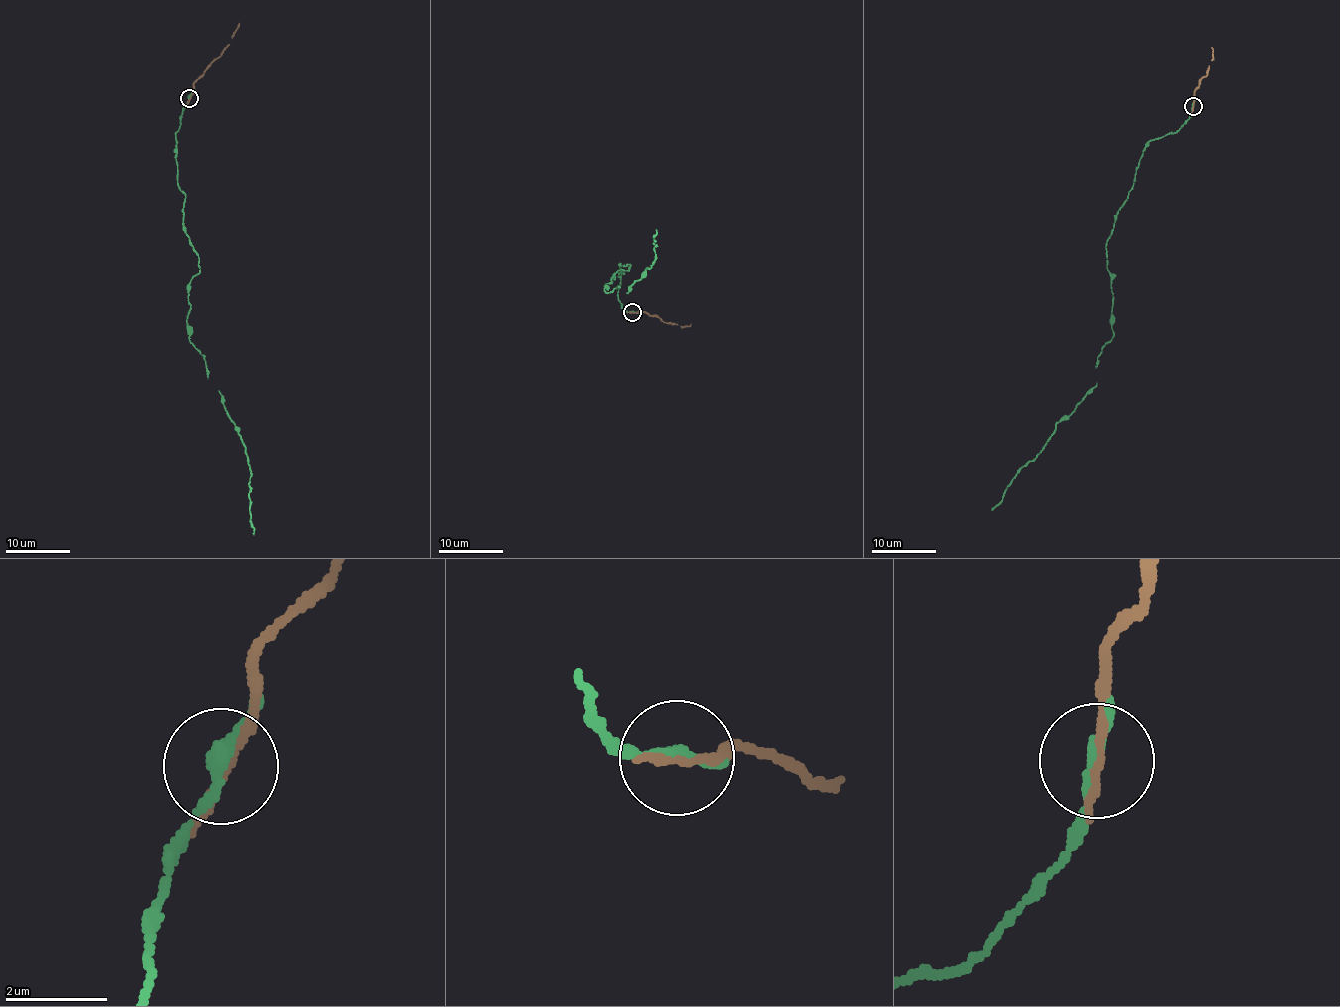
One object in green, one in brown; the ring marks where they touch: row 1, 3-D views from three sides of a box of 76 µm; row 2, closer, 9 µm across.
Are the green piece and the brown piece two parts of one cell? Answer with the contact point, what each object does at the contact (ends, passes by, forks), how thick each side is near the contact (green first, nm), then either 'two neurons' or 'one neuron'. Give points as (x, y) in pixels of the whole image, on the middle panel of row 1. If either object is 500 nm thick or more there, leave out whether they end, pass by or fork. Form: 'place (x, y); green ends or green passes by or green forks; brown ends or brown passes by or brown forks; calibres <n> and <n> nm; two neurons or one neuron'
place (632, 312); green passes by; brown passes by; calibres 240 and 140 nm; one neuron

